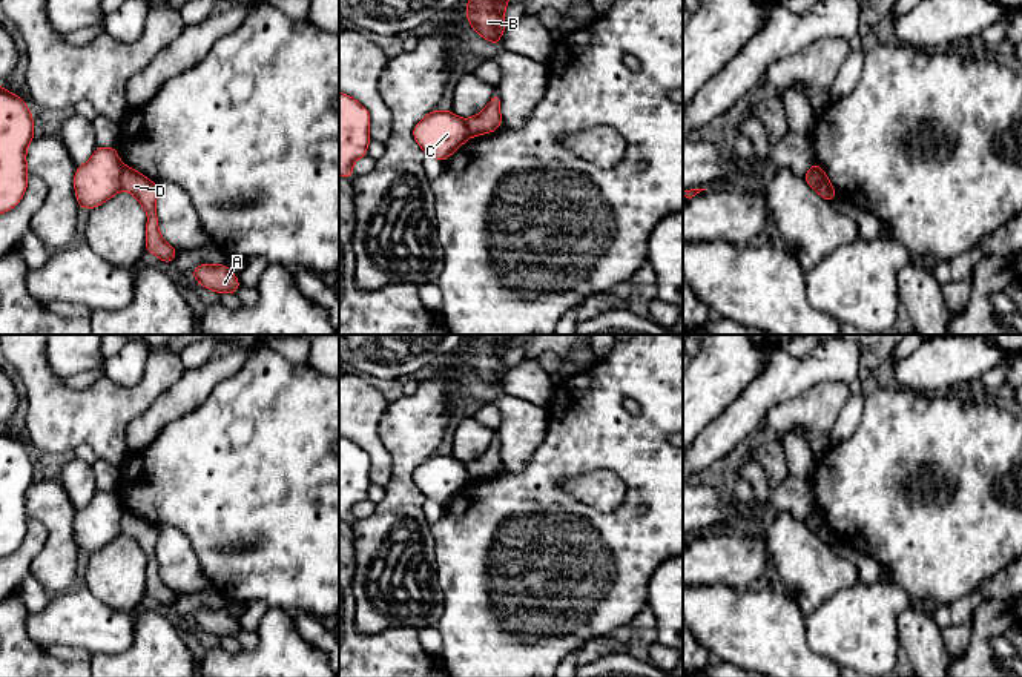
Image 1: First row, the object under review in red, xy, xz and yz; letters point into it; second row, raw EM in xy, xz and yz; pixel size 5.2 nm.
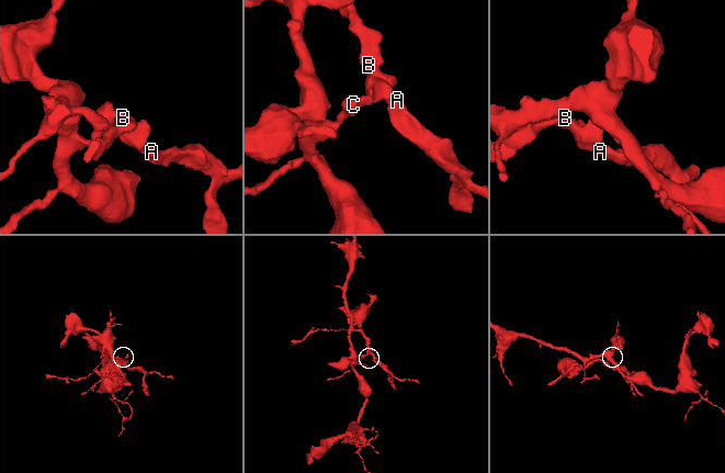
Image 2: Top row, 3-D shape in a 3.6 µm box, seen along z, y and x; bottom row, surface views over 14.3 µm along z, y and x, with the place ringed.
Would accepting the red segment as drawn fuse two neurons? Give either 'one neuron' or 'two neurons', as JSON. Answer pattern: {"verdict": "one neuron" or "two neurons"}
{"verdict": "two neurons"}

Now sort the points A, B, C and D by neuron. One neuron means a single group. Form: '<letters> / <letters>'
A B D / C

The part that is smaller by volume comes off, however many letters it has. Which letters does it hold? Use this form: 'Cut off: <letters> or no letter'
Cut off: A, B, D

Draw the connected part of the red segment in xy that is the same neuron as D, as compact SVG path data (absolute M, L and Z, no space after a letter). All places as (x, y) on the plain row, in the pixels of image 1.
M123 508L120 528L121 533L130 536L147 556L146 594L172 609L172 605L178 597L178 593L167 588L161 582L158 574L158 562L157 562L158 528L149 525L144 519L130 513L126 508Z

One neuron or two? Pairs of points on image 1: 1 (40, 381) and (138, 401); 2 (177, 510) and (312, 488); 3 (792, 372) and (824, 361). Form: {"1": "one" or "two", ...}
{"1": "one", "2": "one", "3": "one"}

